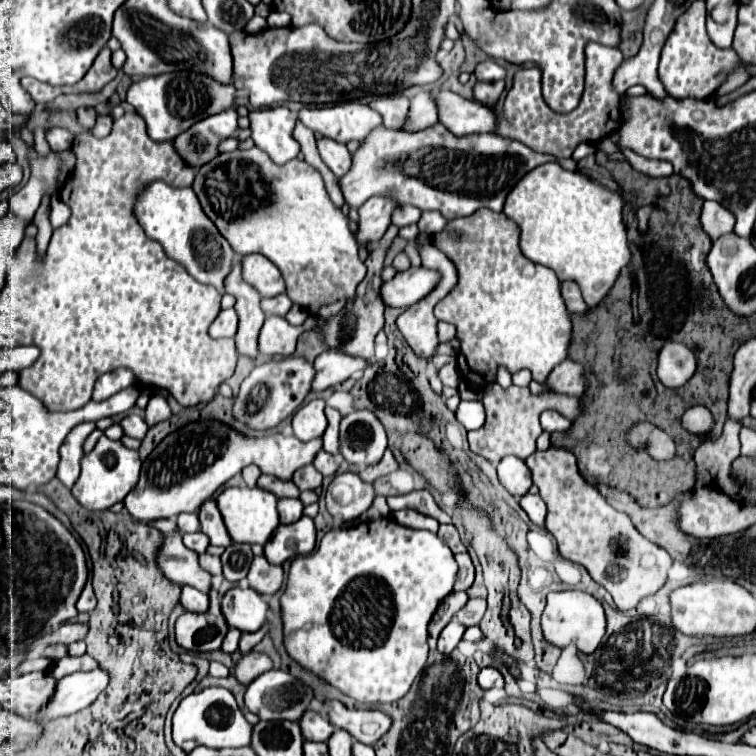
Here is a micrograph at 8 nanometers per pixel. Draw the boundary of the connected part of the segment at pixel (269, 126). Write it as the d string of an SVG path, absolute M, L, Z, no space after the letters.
M284 106L260 108L250 112L250 130L254 144L268 152L276 164L284 164L298 156L300 144L292 132L296 126L296 114Z

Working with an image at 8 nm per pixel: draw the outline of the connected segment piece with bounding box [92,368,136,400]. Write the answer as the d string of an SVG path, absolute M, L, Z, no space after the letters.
M118 368L118 370L108 372L108 374L98 378L98 382L94 386L92 400L106 400L112 394L116 394L116 392L120 392L126 386L132 386L132 384L136 384L134 382L134 372L130 372L126 368Z

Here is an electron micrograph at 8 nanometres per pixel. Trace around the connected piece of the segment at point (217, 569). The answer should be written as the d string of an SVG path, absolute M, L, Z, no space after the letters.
M204 552L204 554L200 556L200 566L202 566L204 570L208 570L208 572L210 572L212 576L216 576L216 578L222 576L222 564L220 564L220 558L218 558L218 556L212 556L212 554Z

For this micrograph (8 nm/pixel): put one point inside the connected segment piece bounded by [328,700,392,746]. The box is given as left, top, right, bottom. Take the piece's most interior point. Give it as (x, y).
(367, 726)

